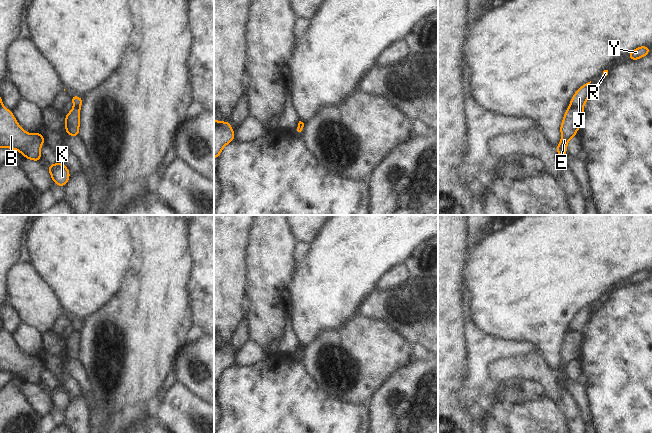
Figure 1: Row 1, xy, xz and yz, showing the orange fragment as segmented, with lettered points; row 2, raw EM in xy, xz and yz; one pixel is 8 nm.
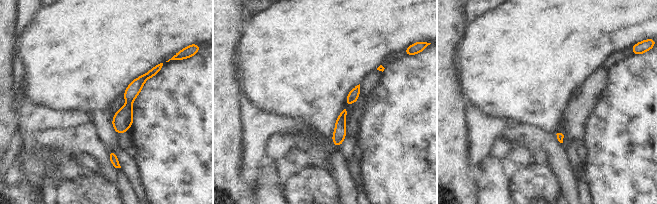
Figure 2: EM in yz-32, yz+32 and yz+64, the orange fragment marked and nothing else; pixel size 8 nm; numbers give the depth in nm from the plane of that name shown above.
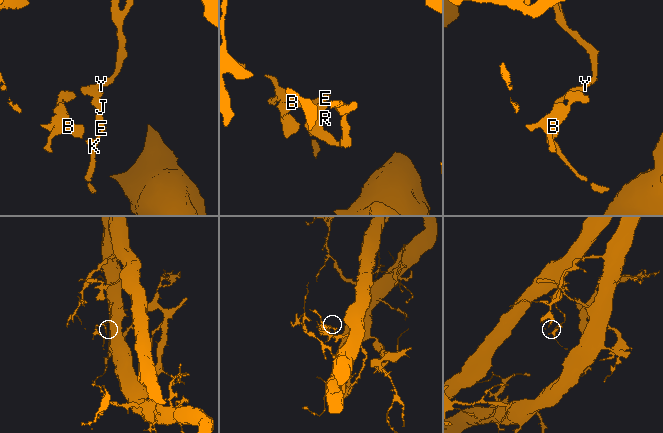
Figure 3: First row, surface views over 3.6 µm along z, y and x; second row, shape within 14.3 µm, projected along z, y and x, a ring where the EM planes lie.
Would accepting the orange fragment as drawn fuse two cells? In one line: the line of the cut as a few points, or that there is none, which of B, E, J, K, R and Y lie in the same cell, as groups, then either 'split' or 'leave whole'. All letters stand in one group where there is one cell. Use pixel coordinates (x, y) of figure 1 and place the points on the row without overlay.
cut yz (570, 330), (581, 332); groups B E K / J R Y; split

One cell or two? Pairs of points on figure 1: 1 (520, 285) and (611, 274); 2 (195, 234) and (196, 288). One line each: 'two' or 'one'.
1: one
2: one

